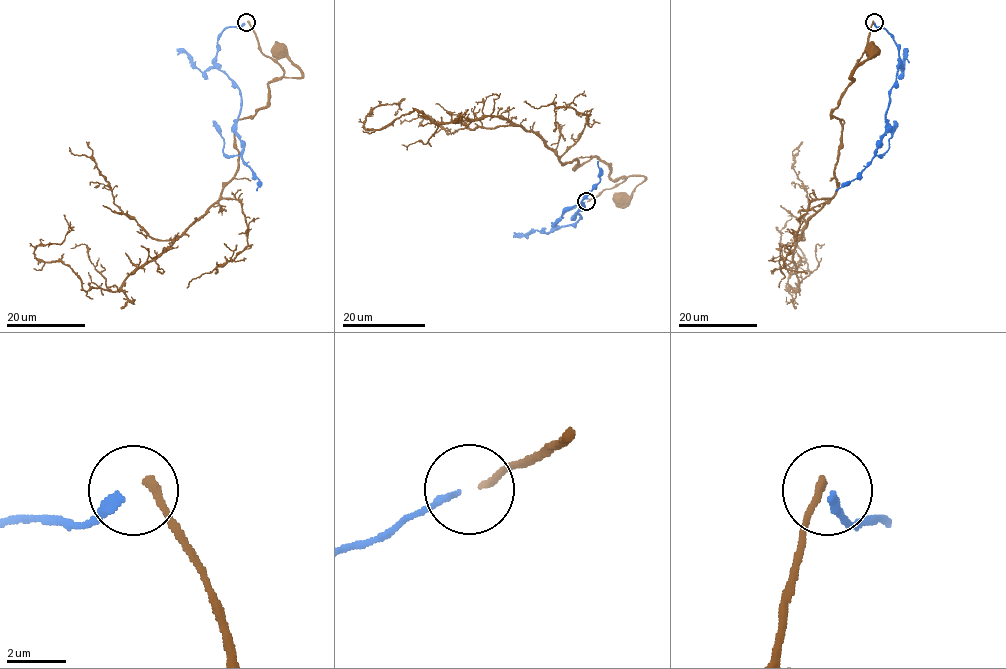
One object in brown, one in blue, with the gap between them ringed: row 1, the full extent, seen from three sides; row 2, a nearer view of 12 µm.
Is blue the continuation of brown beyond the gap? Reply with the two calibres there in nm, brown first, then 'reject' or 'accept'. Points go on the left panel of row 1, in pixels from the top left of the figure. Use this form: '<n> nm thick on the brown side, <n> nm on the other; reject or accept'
280 nm thick on the brown side, 280 nm on the other; accept

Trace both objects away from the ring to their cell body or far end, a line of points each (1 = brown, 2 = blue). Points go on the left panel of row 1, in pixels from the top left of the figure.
1: (247, 22), (255, 34), (258, 48), (275, 61), (284, 76), (300, 77), (301, 72), (279, 50)
2: (244, 23), (223, 31), (216, 64), (239, 90), (236, 134), (243, 162), (259, 179), (257, 190)

